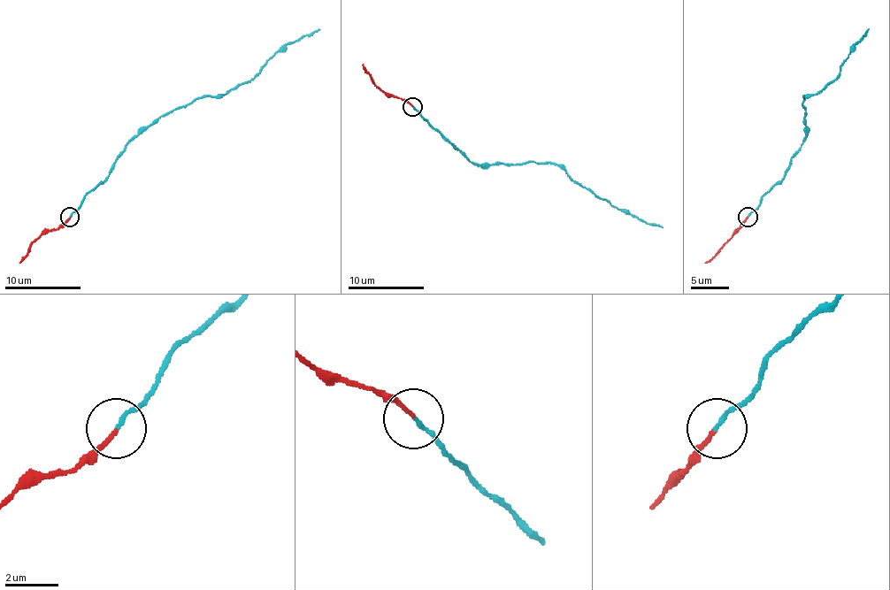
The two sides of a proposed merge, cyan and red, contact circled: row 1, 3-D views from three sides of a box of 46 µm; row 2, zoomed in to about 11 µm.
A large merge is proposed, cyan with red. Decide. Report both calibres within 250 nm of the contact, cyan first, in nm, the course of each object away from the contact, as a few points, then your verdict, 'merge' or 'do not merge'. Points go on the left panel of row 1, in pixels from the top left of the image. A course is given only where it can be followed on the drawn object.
calibres 150 and 130 nm; course cyan (69, 218), (107, 178), (132, 140), (175, 109), (200, 97), (227, 94), (256, 74), (276, 52), (320, 29); course red (69, 218), (56, 229), (44, 231), (19, 263); merge

